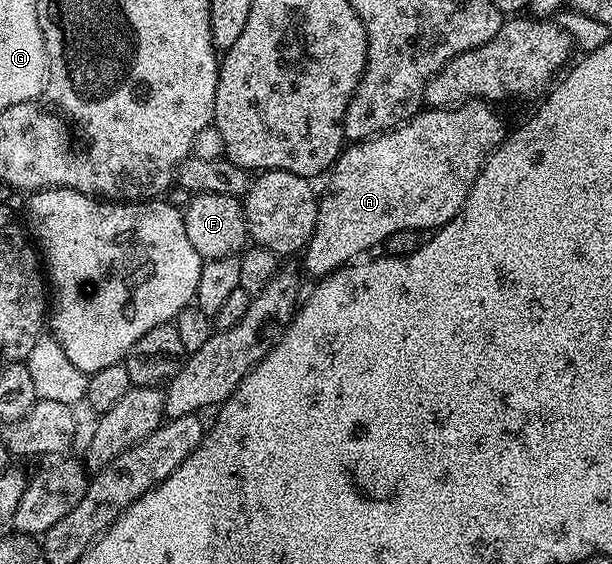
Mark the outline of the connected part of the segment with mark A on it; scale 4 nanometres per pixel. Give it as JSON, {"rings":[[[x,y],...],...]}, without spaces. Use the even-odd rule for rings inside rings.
{"rings":[[[466,101],[464,104],[456,105],[452,109],[432,109],[426,107],[423,108],[422,112],[417,113],[411,121],[404,122],[396,129],[389,129],[387,133],[380,133],[377,137],[372,137],[368,141],[356,141],[347,144],[342,152],[339,153],[338,160],[334,162],[332,168],[329,170],[328,178],[330,177],[330,182],[326,185],[326,194],[323,192],[318,202],[316,227],[312,231],[310,241],[300,257],[303,267],[314,276],[314,279],[328,277],[337,269],[341,269],[351,264],[355,259],[361,258],[365,254],[362,253],[365,249],[370,249],[373,245],[381,246],[388,239],[388,235],[392,235],[396,231],[404,231],[405,229],[433,231],[447,225],[464,207],[464,203],[470,194],[470,188],[476,183],[476,179],[480,175],[483,165],[486,163],[486,158],[508,136],[508,128],[506,129],[505,123],[498,118],[498,113],[494,109],[497,108],[485,101]]]}

